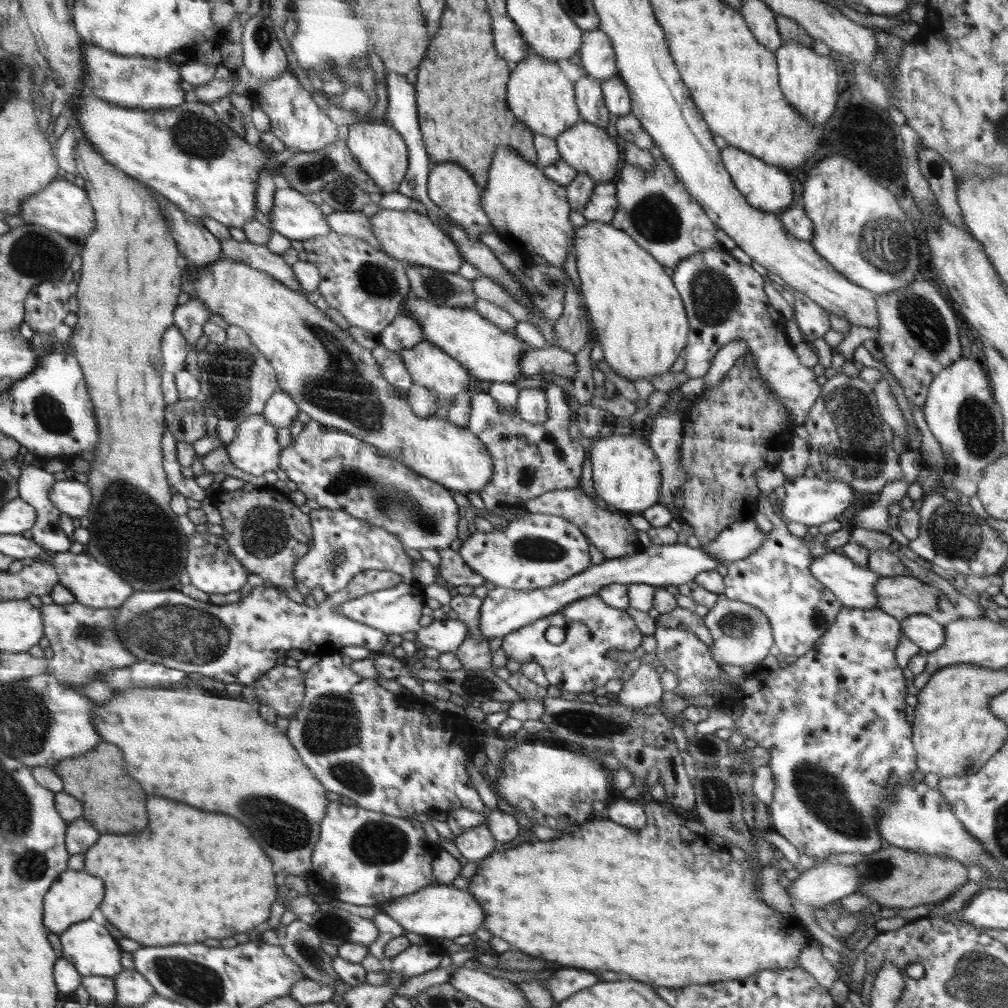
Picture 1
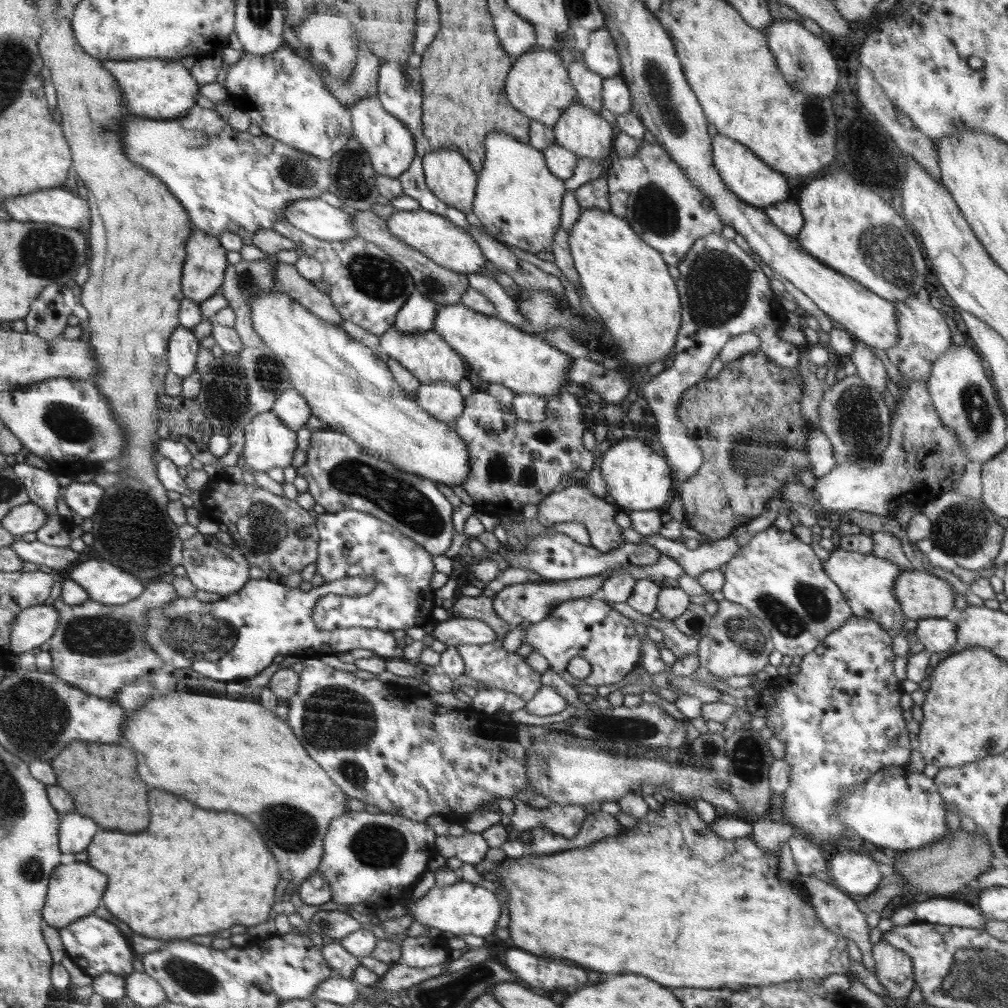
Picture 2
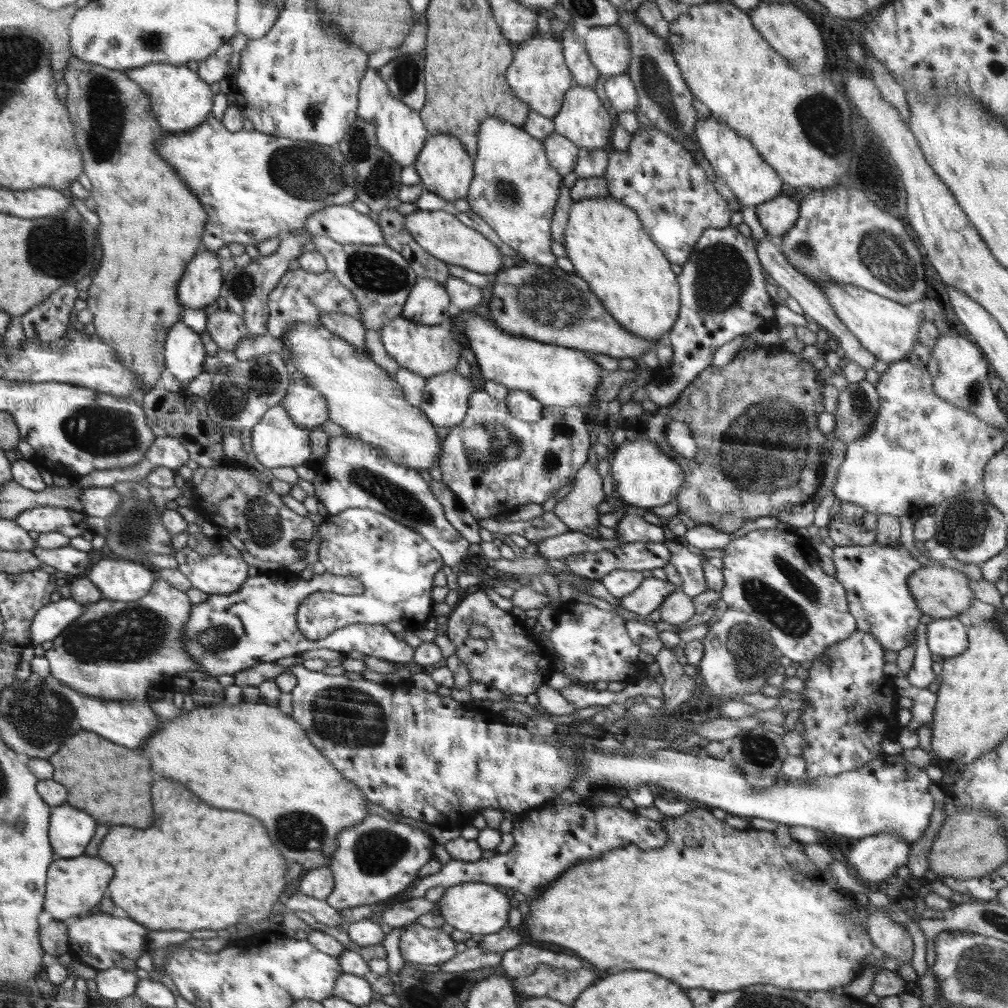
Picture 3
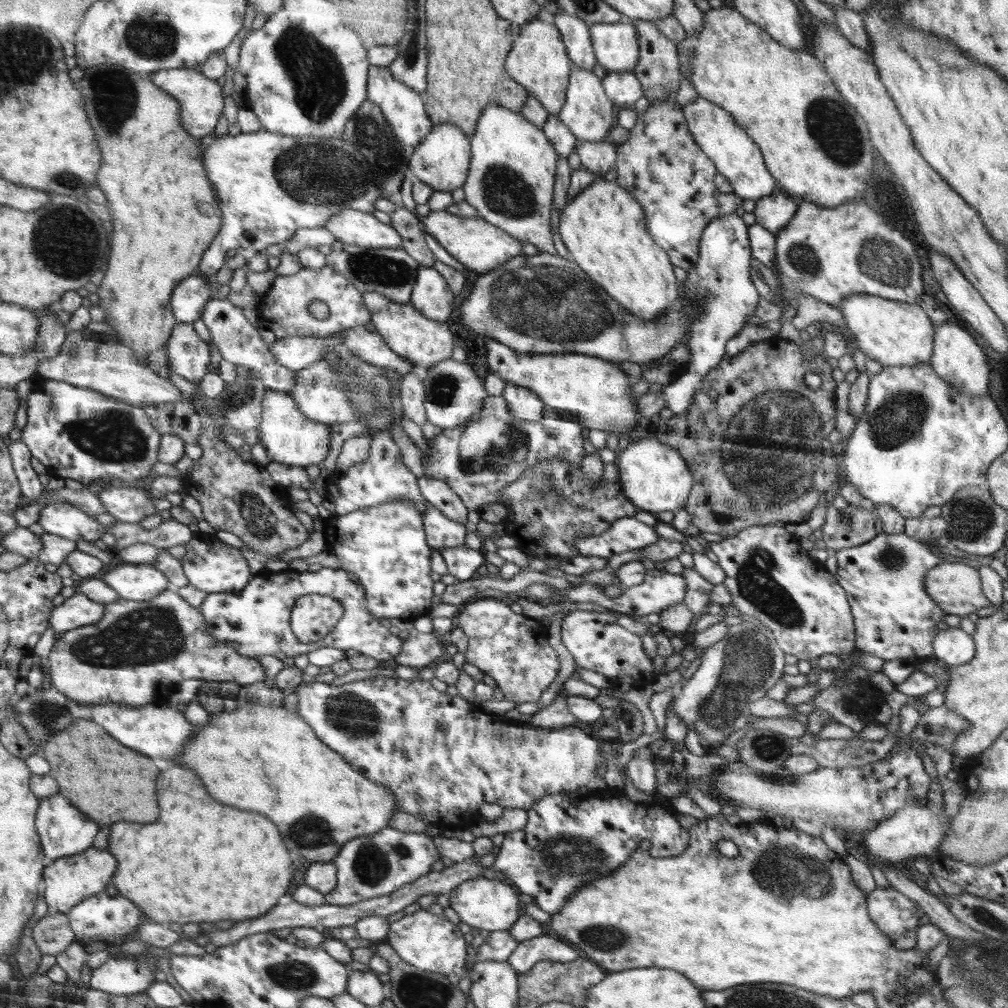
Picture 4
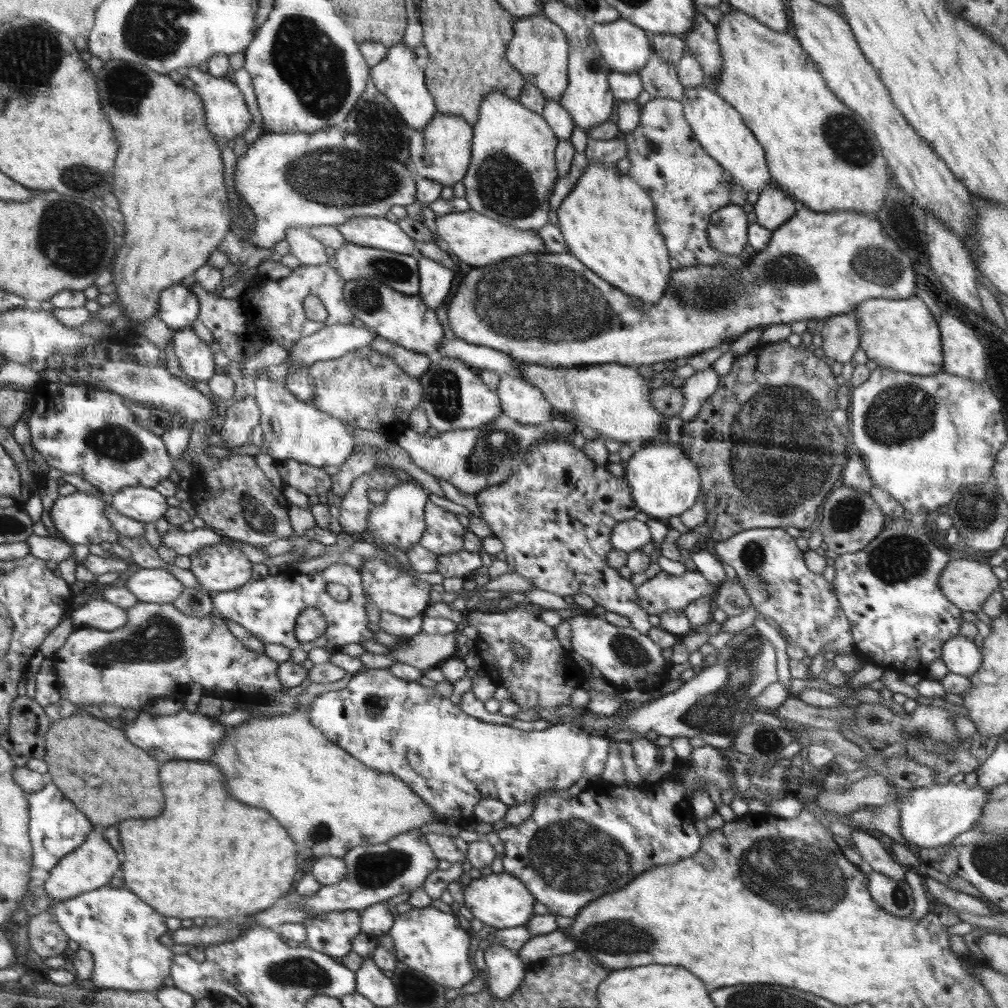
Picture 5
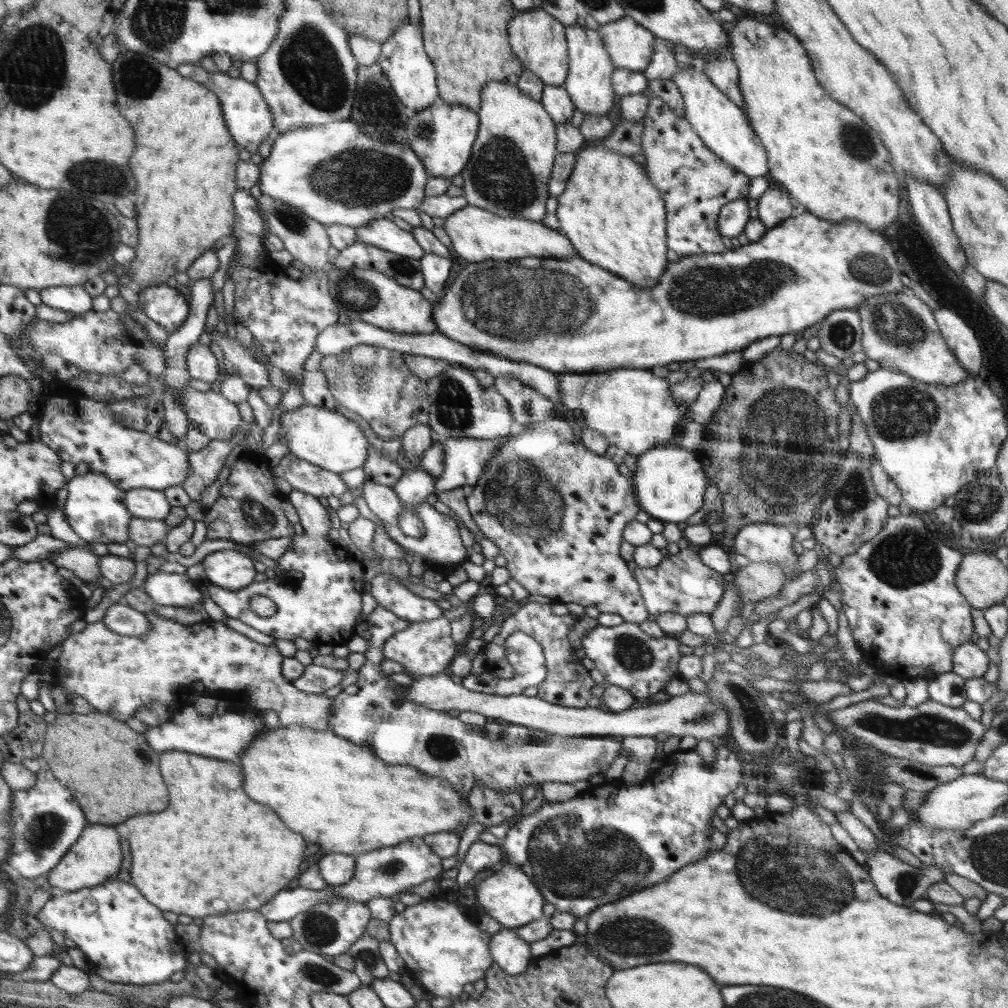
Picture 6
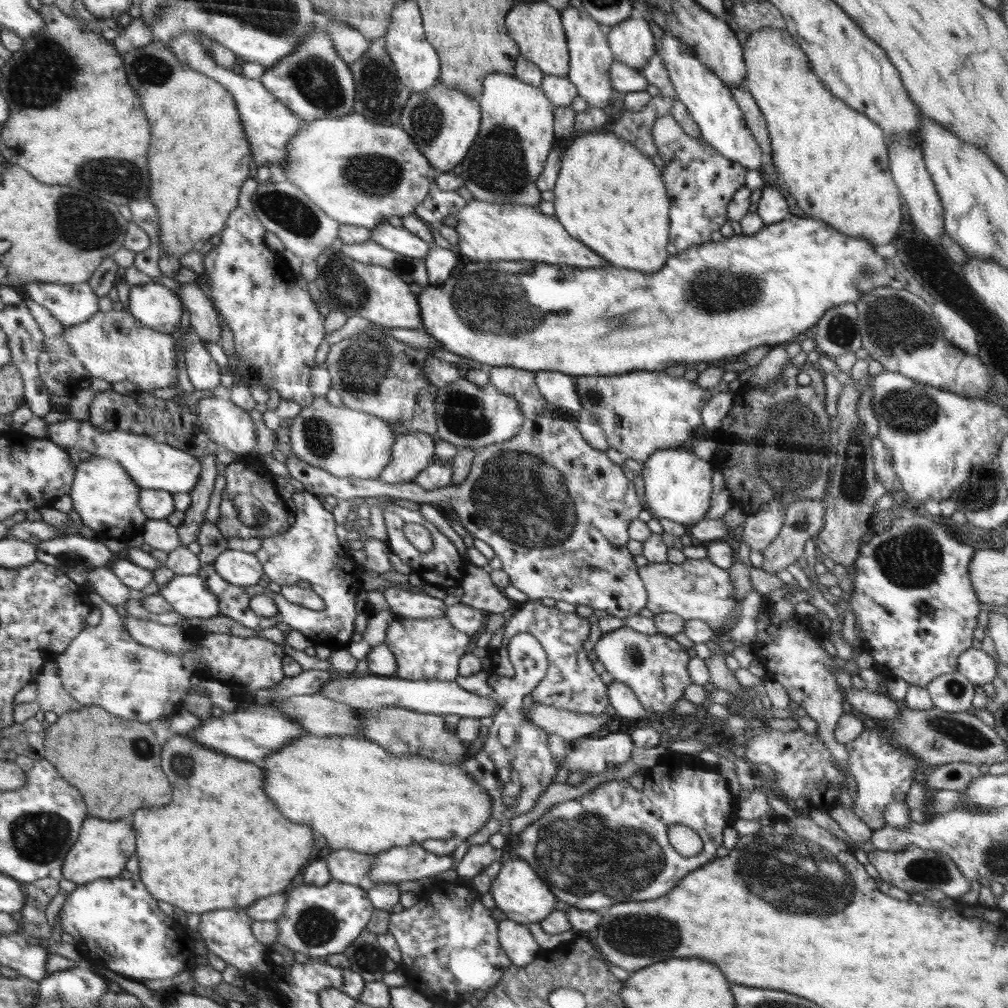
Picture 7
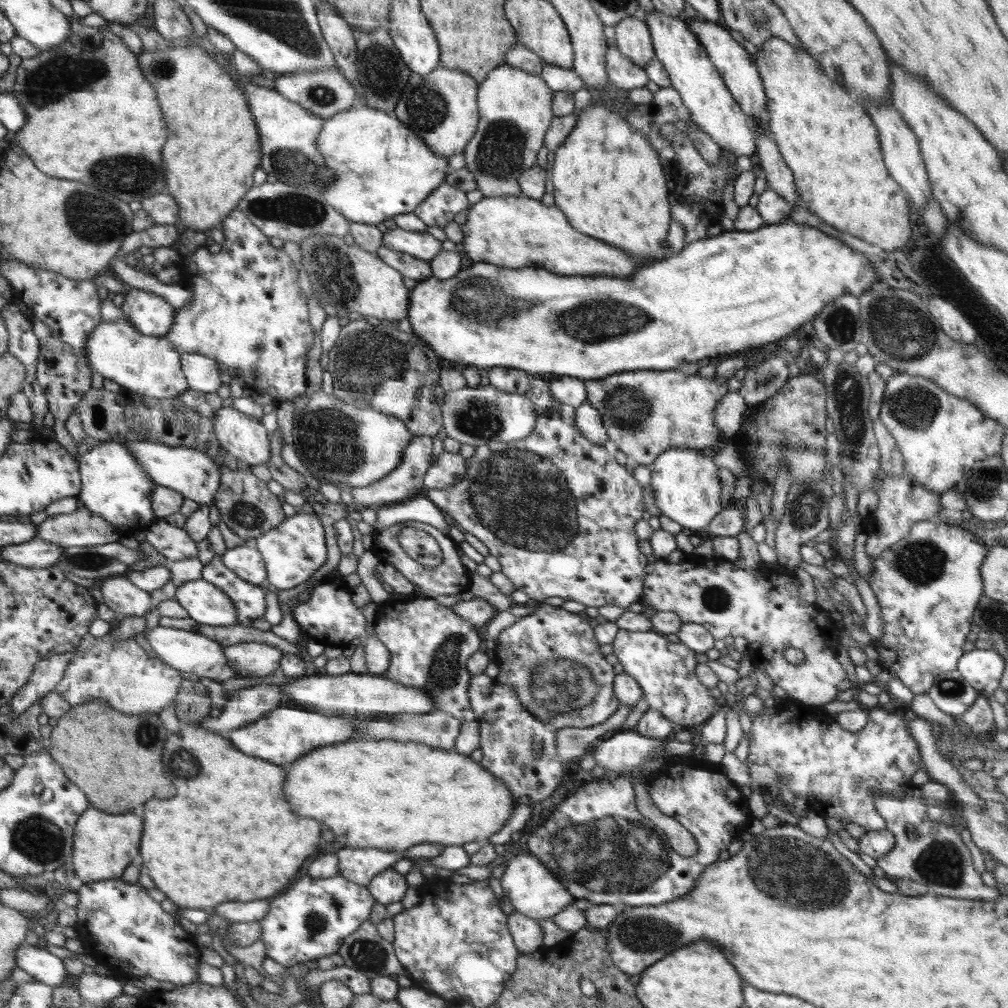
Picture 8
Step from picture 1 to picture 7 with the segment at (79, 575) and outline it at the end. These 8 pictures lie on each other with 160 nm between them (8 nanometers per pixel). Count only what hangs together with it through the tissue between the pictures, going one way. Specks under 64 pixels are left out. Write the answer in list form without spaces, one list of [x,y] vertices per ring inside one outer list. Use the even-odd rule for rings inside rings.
[[[175,574],[157,593],[186,618],[209,619],[221,614],[220,598],[198,574]]]

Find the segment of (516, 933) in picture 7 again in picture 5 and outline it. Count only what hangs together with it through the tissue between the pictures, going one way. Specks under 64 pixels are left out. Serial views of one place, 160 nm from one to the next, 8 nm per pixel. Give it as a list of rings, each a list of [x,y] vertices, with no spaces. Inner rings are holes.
[[[492,943],[484,951],[484,960],[487,976],[486,991],[494,994],[499,1000],[510,998],[522,984],[524,974],[526,974],[518,951]]]

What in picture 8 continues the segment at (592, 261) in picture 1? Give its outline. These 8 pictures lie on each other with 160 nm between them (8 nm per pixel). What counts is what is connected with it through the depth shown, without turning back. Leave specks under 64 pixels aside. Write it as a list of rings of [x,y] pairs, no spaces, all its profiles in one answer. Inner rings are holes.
[[[590,103],[579,114],[576,126],[567,139],[554,151],[550,178],[554,186],[554,204],[569,218],[578,231],[592,238],[604,238],[612,246],[649,263],[666,258],[662,243],[666,241],[671,220],[669,191],[671,184],[664,174],[660,158],[648,139],[634,130],[626,118],[608,109],[606,103]]]

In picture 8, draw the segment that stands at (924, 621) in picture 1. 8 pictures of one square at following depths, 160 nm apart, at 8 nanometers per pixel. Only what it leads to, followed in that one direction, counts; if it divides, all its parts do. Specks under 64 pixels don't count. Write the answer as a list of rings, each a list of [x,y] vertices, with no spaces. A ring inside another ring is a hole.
[[[973,649],[966,651],[959,658],[957,664],[957,671],[964,677],[964,680],[968,682],[976,692],[979,692],[980,696],[988,698],[993,696],[994,690],[999,688],[1004,669],[1005,660],[1001,654],[994,649]]]

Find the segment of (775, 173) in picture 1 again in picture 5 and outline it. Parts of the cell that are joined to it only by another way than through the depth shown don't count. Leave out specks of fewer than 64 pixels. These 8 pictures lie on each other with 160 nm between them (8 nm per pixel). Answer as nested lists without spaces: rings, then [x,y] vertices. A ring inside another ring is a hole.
[[[706,84],[686,88],[683,98],[684,118],[708,156],[727,170],[747,192],[762,192],[772,182],[763,146],[746,126],[742,115]]]

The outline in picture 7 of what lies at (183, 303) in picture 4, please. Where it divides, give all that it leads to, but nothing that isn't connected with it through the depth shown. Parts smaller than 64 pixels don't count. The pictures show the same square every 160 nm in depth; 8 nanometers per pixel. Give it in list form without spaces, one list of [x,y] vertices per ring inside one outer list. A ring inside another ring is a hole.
[[[158,281],[130,288],[127,310],[140,324],[164,334],[179,331],[183,314],[182,300]]]

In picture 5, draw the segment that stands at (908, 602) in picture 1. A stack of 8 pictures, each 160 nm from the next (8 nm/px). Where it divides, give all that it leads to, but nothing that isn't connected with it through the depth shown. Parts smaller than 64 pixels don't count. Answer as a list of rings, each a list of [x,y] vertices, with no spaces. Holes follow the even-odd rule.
[[[968,559],[950,561],[940,573],[940,590],[960,610],[977,613],[993,590],[1001,590],[1001,581],[991,567],[987,563]]]

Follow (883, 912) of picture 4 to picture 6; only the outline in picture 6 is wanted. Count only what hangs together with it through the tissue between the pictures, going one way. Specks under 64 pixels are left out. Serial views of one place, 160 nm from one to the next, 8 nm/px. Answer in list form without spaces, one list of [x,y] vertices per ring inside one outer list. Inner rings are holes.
[[[879,849],[866,855],[868,858],[866,863],[868,873],[878,894],[898,905],[911,907],[915,900],[924,898],[928,887],[935,885],[937,882],[946,881],[946,874],[940,870],[940,867],[922,864],[922,868],[914,868],[914,866],[902,862],[898,857]]]

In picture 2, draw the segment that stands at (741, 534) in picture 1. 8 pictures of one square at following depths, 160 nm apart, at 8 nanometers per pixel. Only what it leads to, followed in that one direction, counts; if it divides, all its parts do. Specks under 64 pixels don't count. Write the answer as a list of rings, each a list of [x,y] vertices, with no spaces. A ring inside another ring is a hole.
[[[632,529],[622,530],[622,536],[626,543],[645,542],[661,553],[671,556],[679,565],[682,565],[686,576],[695,579],[707,570],[724,566],[742,547],[738,537],[730,535],[716,539],[713,543],[702,543],[694,550],[688,549],[684,543],[676,539],[659,535],[644,537],[636,534]]]

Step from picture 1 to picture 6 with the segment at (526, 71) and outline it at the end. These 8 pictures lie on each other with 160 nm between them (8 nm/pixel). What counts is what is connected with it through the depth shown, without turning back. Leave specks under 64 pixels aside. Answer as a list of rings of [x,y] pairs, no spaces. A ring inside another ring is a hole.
[[[544,9],[518,12],[508,25],[510,45],[524,68],[538,75],[543,83],[560,86],[570,72],[570,52],[567,51],[566,27],[559,19],[550,16]]]

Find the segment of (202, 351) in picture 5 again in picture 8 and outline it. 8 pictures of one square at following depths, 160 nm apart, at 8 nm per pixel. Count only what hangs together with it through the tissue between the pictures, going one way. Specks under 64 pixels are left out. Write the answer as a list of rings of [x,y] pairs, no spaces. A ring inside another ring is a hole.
[[[184,353],[181,355],[181,369],[191,390],[216,393],[223,384],[218,376],[218,364],[208,356]]]

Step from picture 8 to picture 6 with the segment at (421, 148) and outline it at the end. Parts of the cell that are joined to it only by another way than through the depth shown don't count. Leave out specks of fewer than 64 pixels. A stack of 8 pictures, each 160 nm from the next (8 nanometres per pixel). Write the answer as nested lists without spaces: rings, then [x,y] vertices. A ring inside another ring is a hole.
[[[351,118],[340,122],[310,125],[277,135],[271,142],[270,155],[263,160],[257,180],[260,194],[281,200],[288,206],[301,208],[318,222],[348,226],[364,226],[382,218],[396,208],[416,209],[425,197],[429,174],[424,163],[408,143],[370,140]]]

